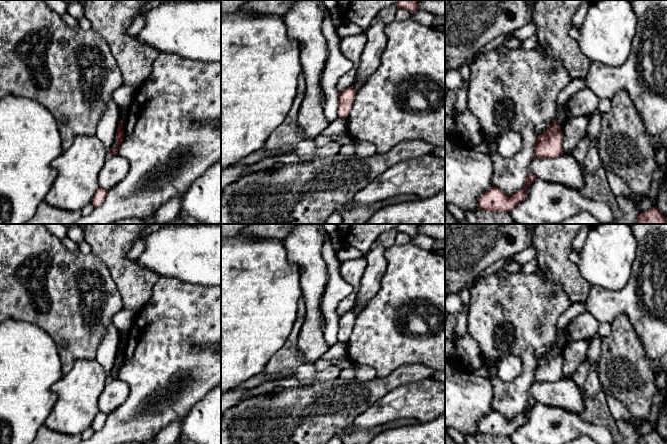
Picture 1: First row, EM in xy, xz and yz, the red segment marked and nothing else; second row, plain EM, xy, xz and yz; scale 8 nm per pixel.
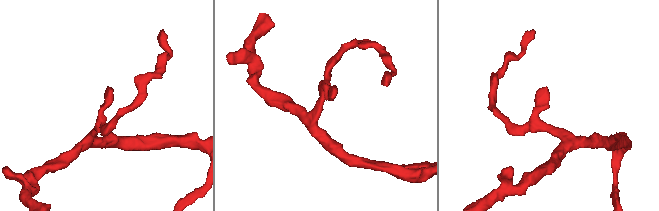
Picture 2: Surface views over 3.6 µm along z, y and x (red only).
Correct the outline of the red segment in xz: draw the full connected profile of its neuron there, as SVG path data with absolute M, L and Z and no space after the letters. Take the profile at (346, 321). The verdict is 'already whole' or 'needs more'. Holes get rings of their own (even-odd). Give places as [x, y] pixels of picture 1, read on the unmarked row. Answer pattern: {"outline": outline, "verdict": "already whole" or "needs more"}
{"outline": "M349 311L339 317L338 321L338 341L346 343L349 336L351 335L354 323L356 320L356 315Z", "verdict": "already whole"}

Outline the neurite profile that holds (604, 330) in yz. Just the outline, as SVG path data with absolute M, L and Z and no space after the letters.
M600 323L598 328L598 334L602 337L608 337L611 334L611 324Z

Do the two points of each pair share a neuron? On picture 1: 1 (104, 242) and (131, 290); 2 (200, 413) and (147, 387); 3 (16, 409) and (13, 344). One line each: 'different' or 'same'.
1: same
2: different
3: same

